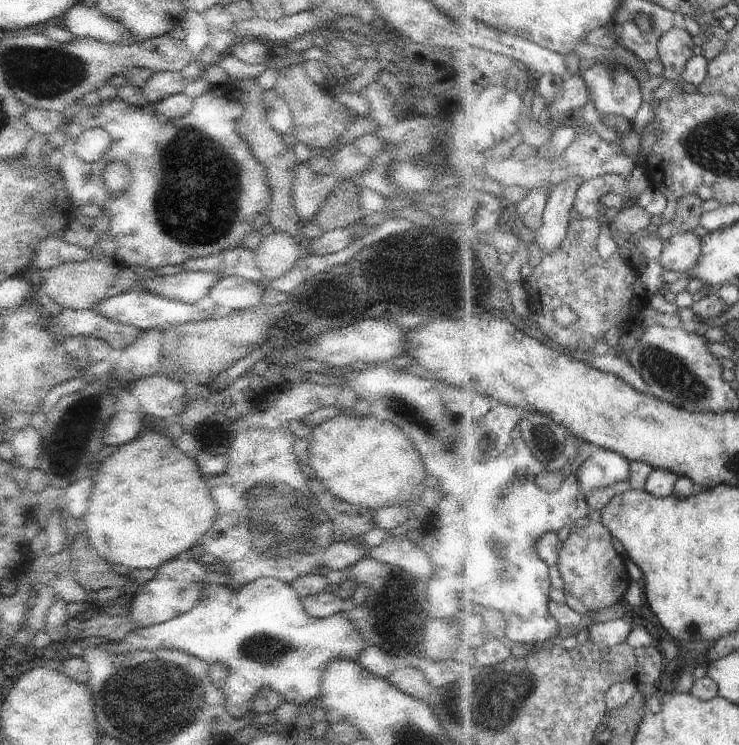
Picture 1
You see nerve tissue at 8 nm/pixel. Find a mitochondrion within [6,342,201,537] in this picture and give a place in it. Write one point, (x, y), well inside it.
(64, 446)

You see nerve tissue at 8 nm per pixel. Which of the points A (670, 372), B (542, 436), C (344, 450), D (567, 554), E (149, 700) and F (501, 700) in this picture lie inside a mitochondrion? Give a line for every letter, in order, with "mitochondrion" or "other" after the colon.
A: mitochondrion
B: mitochondrion
C: other
D: other
E: mitochondrion
F: mitochondrion

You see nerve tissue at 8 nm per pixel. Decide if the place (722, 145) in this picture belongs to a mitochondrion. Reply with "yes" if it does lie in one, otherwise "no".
yes

